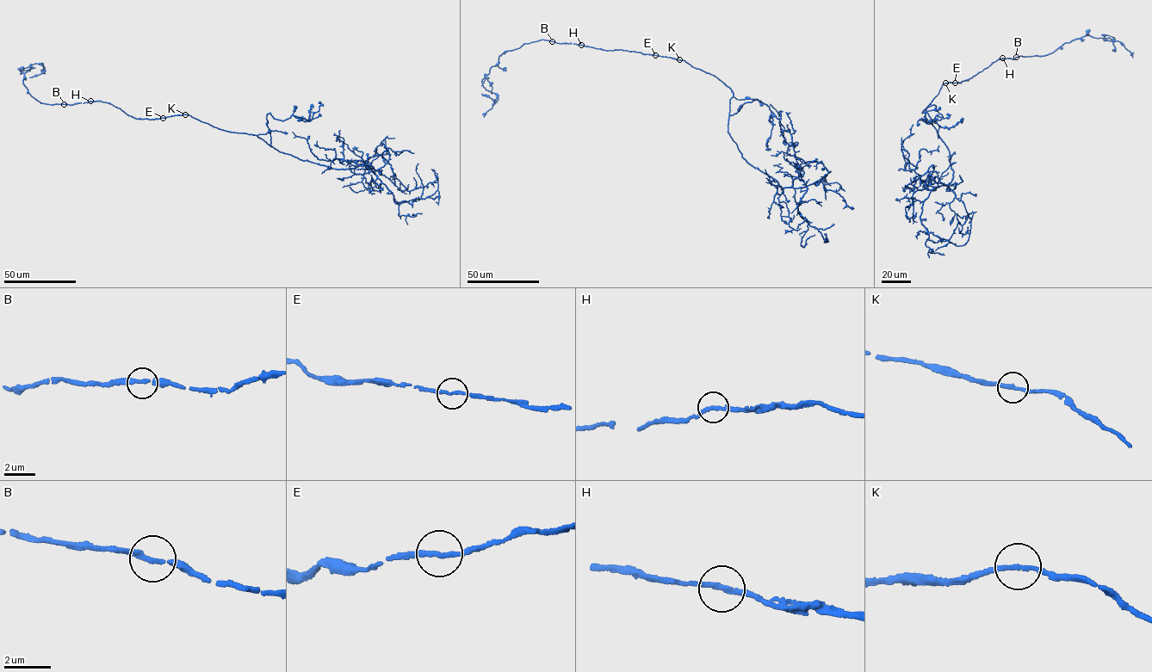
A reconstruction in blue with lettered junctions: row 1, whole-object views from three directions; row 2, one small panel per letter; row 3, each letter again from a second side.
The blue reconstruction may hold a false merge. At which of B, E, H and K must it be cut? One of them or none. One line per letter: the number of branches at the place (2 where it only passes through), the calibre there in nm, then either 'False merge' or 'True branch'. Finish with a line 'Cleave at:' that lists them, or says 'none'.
B: Branches: 2. Thickness 200 nm. True branch
E: Branches: 2. Thickness 200 nm. True branch
H: Branches: 2. Thickness 220 nm. True branch
K: Branches: 2. Thickness 200 nm. True branch
Cleave at: none

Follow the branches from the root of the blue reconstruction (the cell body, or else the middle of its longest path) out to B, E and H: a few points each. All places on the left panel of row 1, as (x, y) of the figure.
B: (212, 126), (184, 114), (154, 119), (136, 118), (112, 104), (98, 101), (64, 104)
E: (212, 126), (184, 114), (163, 118)
H: (212, 126), (184, 114), (154, 119), (136, 118), (108, 102), (89, 101)

